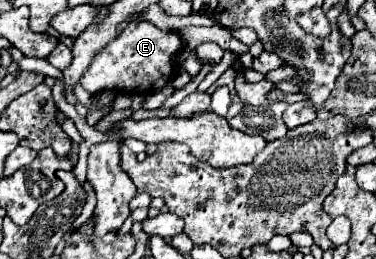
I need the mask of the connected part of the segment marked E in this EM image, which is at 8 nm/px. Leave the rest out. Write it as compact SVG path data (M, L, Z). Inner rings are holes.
M130 22L118 38L106 44L100 54L92 60L88 72L82 76L80 84L90 94L100 90L122 90L122 92L138 92L152 94L152 90L164 88L172 74L176 72L176 54L182 50L182 38L178 32L164 32L150 22Z

